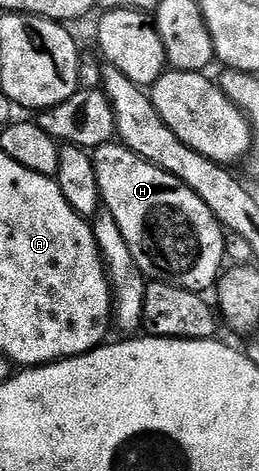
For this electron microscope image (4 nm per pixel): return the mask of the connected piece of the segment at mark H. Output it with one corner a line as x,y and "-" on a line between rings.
99,146
93,151
93,161
102,205
113,212
140,272
148,279
168,282
195,294
207,292
210,286
212,289
224,269
227,238
205,200
169,172
134,154
128,146

